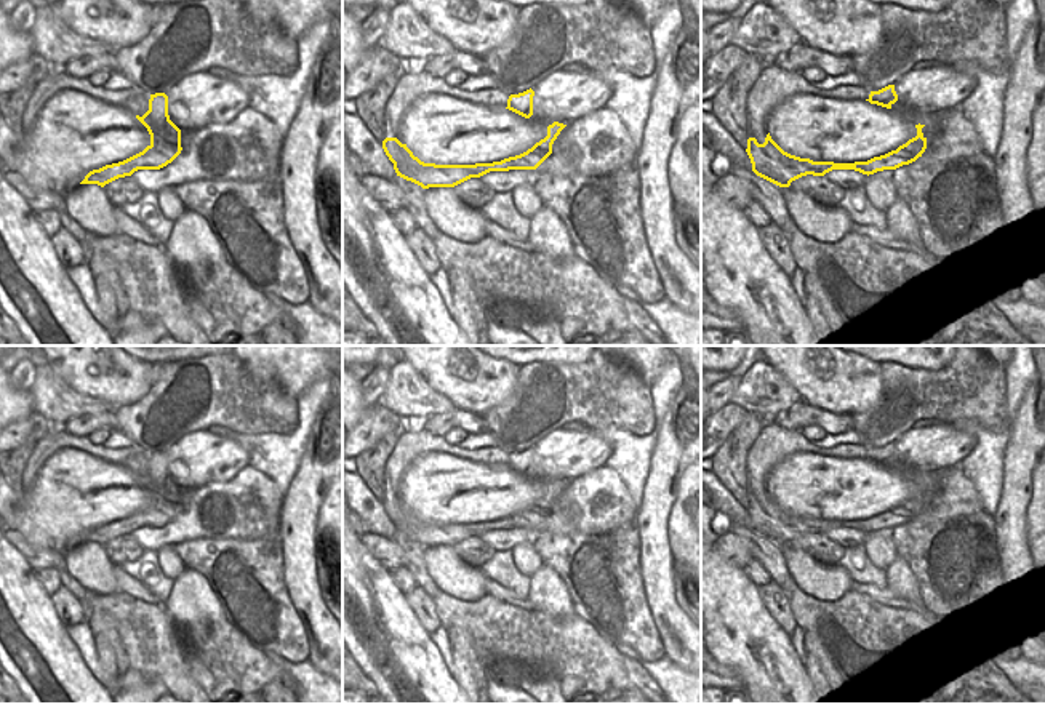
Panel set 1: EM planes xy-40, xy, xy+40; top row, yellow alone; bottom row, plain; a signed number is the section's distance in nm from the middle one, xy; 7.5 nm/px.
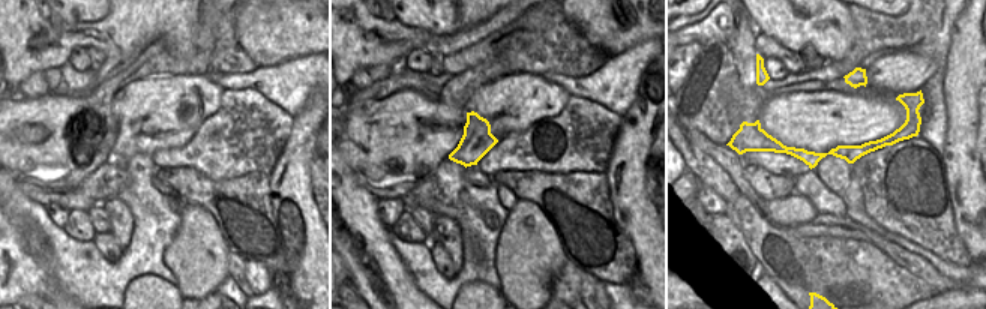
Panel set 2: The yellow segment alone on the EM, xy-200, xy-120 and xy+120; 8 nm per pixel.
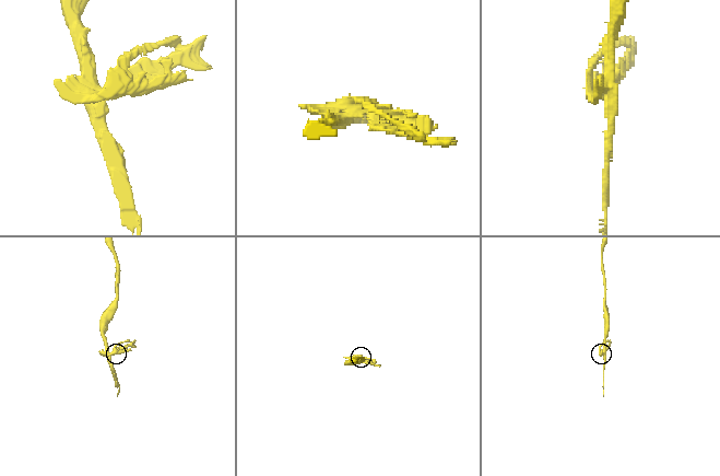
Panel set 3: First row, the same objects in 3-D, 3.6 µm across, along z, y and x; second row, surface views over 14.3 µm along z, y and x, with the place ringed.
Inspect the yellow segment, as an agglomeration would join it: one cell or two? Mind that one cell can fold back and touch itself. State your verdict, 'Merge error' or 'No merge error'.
Merge error.

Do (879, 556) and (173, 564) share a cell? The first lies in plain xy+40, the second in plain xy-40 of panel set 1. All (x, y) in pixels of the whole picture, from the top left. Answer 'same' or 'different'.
same

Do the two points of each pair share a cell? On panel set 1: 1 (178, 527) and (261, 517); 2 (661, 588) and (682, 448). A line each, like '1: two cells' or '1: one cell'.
1: one cell
2: one cell

